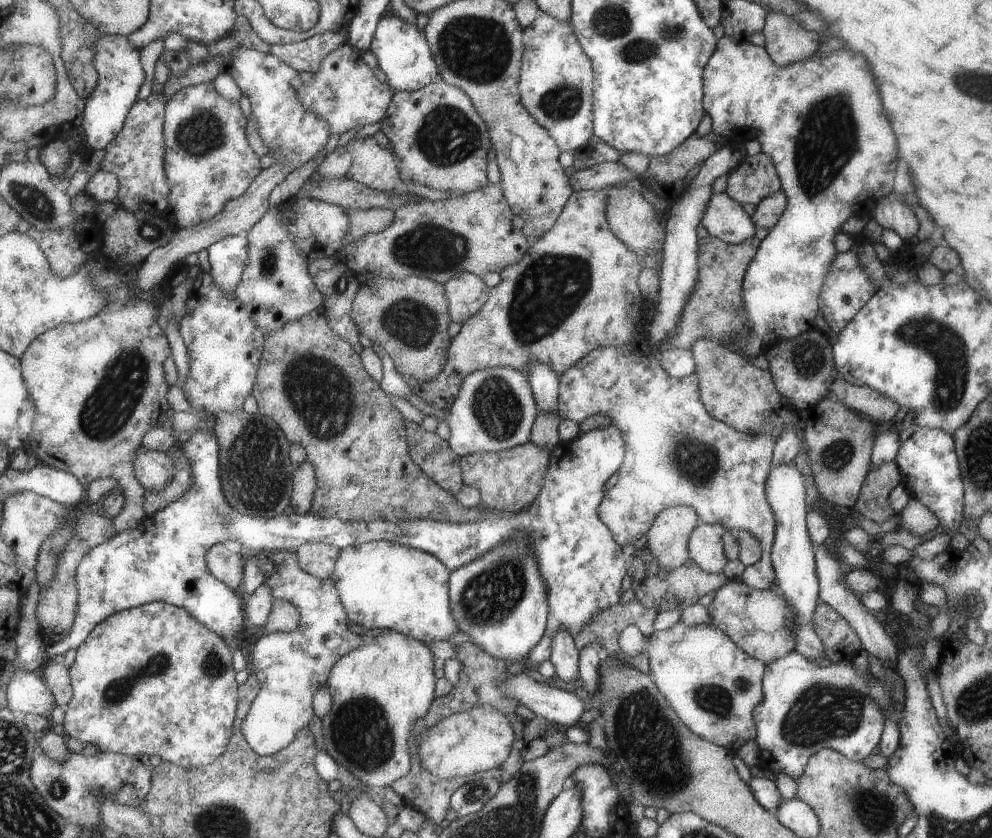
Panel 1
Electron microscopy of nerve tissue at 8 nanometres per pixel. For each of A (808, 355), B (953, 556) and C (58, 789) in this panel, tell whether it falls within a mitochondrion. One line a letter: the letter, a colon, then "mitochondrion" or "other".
A: mitochondrion
B: other
C: mitochondrion

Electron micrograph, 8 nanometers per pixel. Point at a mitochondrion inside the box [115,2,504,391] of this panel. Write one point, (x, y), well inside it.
(447, 137)

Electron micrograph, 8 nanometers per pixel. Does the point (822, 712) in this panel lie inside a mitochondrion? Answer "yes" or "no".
yes

